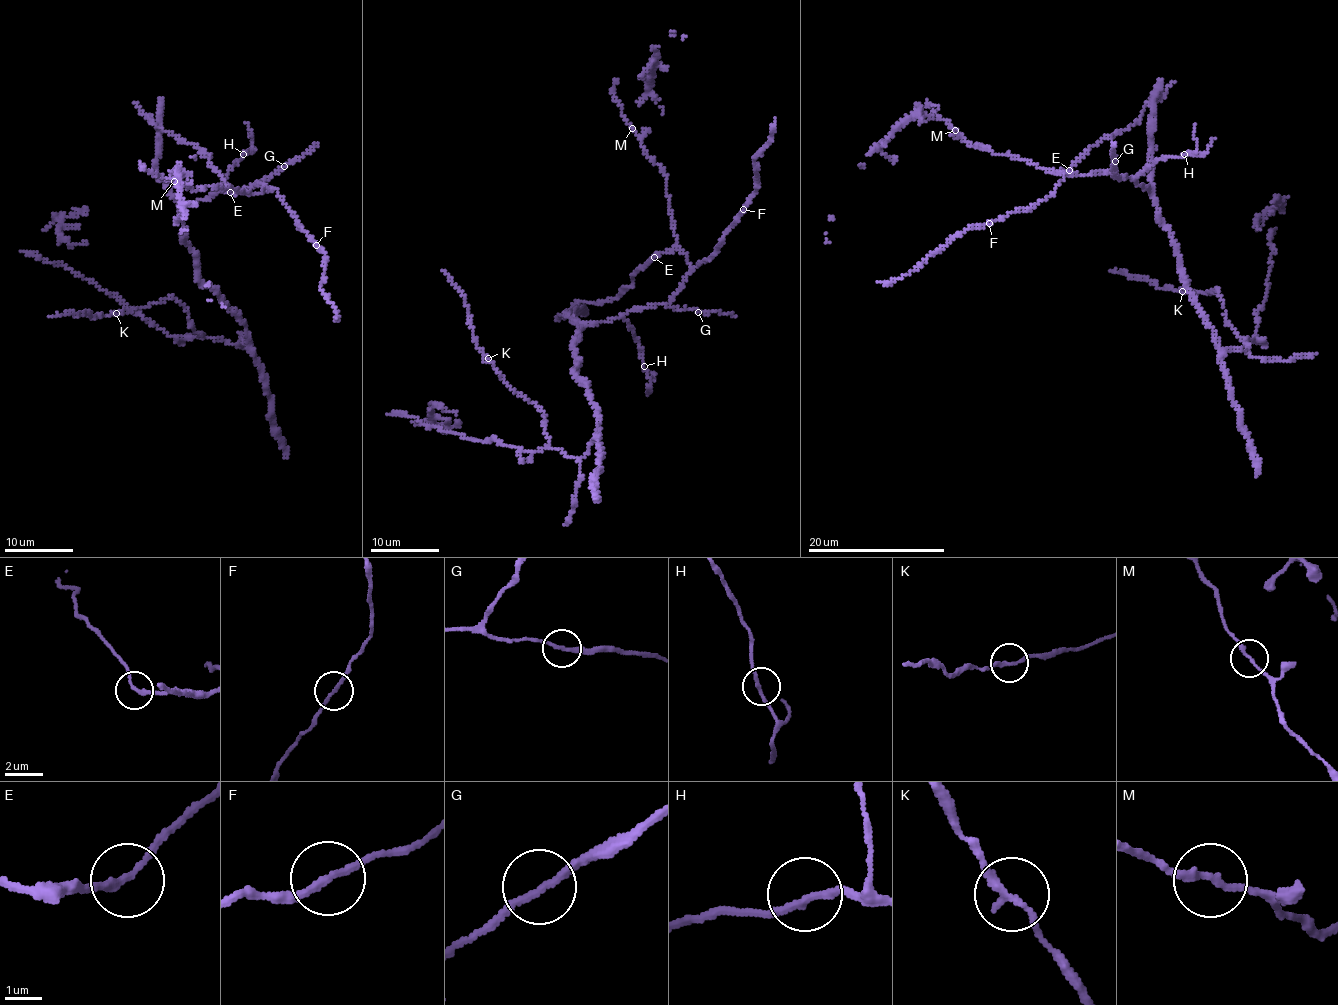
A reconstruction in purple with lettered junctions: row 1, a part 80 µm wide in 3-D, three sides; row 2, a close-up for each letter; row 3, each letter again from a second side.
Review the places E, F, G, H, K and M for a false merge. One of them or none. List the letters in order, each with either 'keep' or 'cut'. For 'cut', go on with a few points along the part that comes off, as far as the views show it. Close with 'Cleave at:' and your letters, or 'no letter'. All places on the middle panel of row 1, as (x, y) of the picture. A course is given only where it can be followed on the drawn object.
E: keep
F: keep
G: keep
H: keep
K: keep
M: keep
Cleave at: no letter

